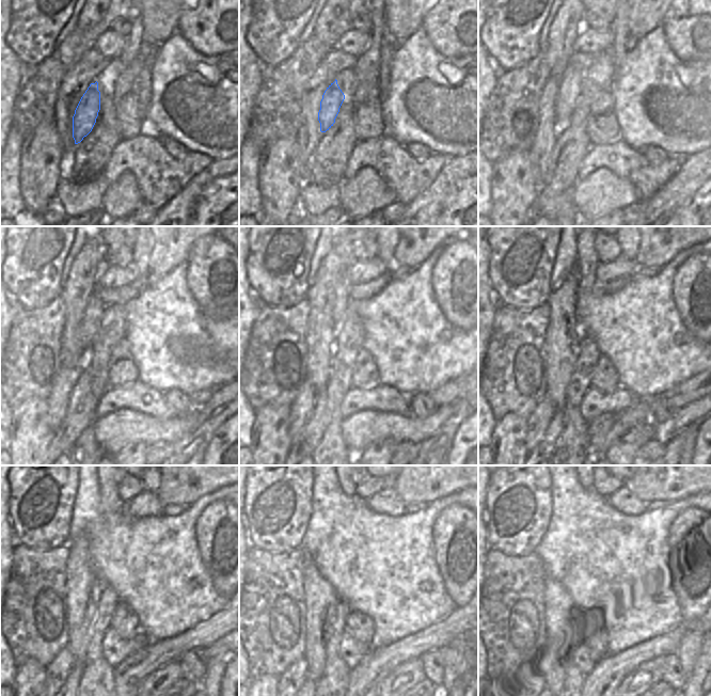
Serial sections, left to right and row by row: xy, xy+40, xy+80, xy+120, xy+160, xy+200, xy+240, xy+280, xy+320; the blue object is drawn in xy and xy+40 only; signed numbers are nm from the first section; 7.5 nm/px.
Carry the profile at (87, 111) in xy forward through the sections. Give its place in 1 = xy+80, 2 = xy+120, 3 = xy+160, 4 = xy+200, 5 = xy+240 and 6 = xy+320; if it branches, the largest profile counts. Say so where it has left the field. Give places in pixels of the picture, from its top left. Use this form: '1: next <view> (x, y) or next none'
1: next xy+80 (569, 90)
2: next xy+120 (95, 310)
3: next xy+160 (344, 248)
4: next xy+200 (587, 260)
5: next xy+240 (110, 501)
6: next xy+320 (587, 487)

